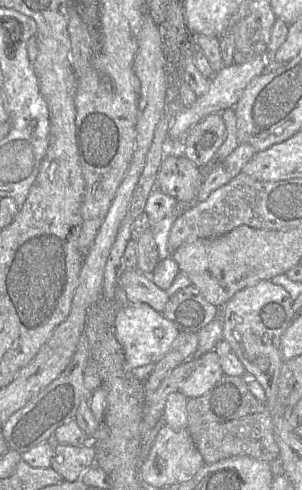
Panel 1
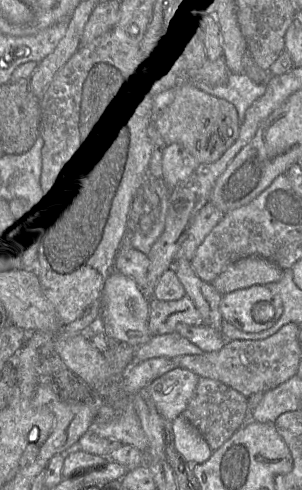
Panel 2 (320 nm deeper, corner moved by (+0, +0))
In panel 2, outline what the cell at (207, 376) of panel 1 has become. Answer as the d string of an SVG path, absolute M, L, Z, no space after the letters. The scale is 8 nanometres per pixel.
M174 367L148 384L147 393L166 422L172 422L183 413L199 378L188 369Z

